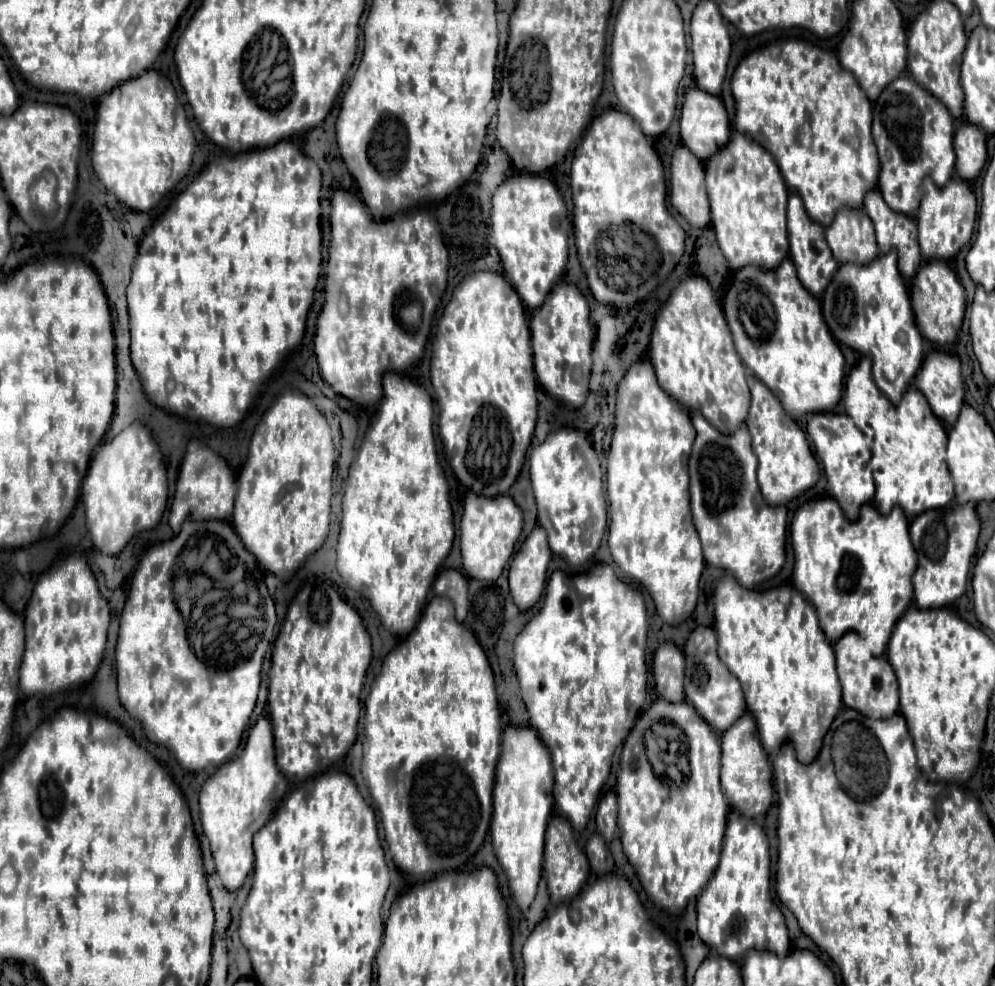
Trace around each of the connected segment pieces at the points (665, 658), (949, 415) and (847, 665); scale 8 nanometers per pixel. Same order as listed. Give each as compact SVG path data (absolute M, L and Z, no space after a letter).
M663 642L653 658L653 676L657 692L669 702L681 702L685 698L685 660L683 652L673 642Z
M933 348L923 362L923 368L917 372L915 386L925 394L931 410L947 426L957 420L963 406L963 378L957 354Z
M845 632L835 644L837 674L843 686L843 702L869 718L885 718L899 712L899 682L885 656L873 656L857 632Z

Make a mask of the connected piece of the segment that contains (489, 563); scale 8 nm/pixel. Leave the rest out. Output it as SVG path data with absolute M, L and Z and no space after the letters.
M467 494L463 516L461 516L461 556L463 570L467 576L477 580L497 580L515 550L523 528L523 518L519 506L513 502L509 494L503 496L483 496L483 494Z

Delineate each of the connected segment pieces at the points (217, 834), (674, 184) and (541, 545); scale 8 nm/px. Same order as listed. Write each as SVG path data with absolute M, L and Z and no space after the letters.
M262 717L257 720L257 724L249 730L245 748L241 752L241 756L235 757L223 764L213 776L209 776L201 788L199 794L199 806L201 806L201 822L203 822L203 830L205 836L211 842L211 852L213 852L213 860L215 860L215 870L223 882L223 886L227 890L237 890L243 886L247 874L253 870L253 832L257 828L251 828L251 822L257 820L263 814L263 808L267 804L267 798L271 796L271 792L275 790L277 782L281 780L281 772L275 764L275 744L273 744L273 728L268 717Z
M677 144L671 160L671 204L691 226L699 228L709 224L703 176L703 162L685 144Z
M537 524L525 538L509 568L509 588L519 610L527 610L539 600L549 560L551 550L547 548L547 532Z

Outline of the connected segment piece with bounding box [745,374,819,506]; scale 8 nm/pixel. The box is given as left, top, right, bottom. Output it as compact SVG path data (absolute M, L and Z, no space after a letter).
M751 374L747 376L747 384L751 390L751 408L745 424L749 426L753 438L753 452L759 460L757 480L761 492L771 506L787 504L795 496L803 494L807 488L815 486L819 478L819 464L811 452L805 432L797 426L793 418L787 416L787 412L783 412L779 398L765 384L759 384L759 380L755 380L755 376Z

